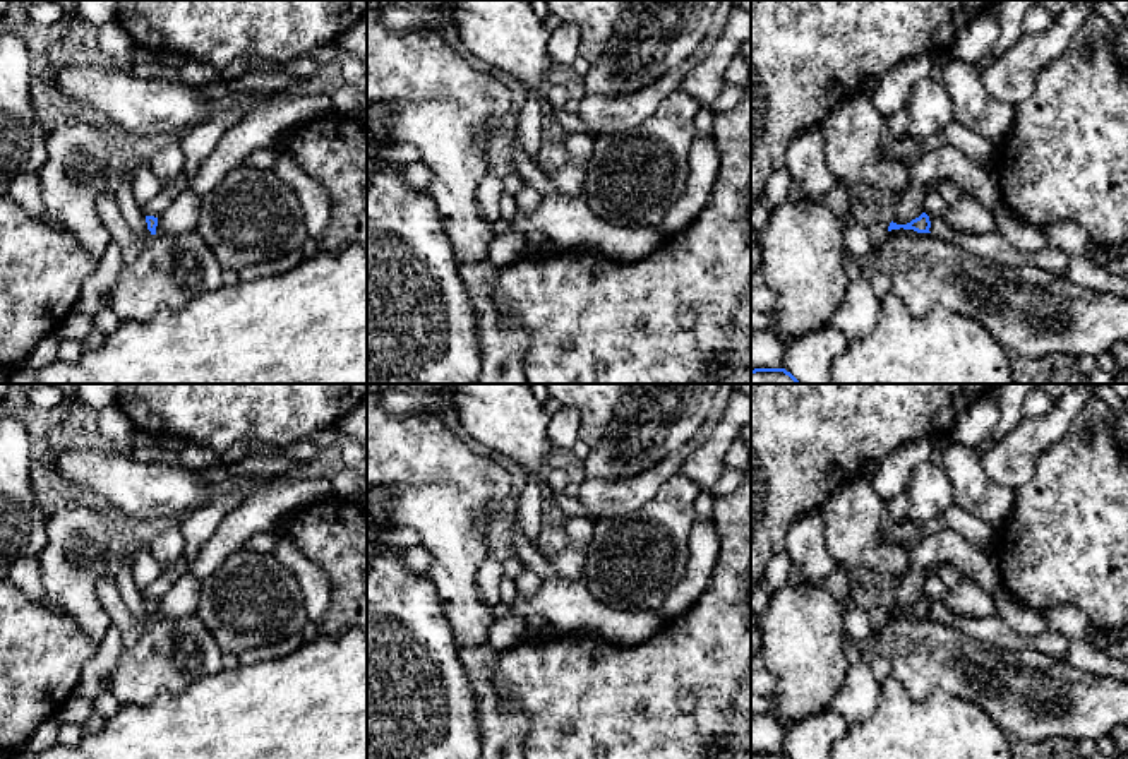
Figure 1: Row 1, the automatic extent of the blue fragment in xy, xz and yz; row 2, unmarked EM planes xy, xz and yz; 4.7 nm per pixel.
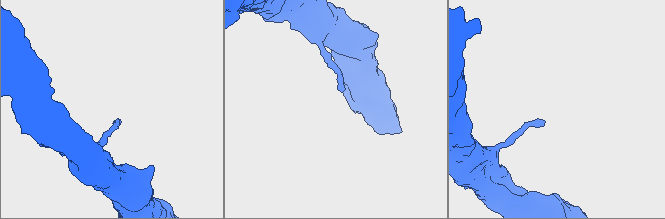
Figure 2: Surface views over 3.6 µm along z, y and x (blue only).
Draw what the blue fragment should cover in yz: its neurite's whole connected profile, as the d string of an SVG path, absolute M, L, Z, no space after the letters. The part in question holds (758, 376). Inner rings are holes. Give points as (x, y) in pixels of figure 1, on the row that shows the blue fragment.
M754 368L751 370L751 384L801 384L785 368Z

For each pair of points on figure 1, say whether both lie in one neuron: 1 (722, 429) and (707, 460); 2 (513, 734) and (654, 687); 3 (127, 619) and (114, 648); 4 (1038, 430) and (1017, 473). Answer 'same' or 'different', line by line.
1: same
2: different
3: different
4: same

